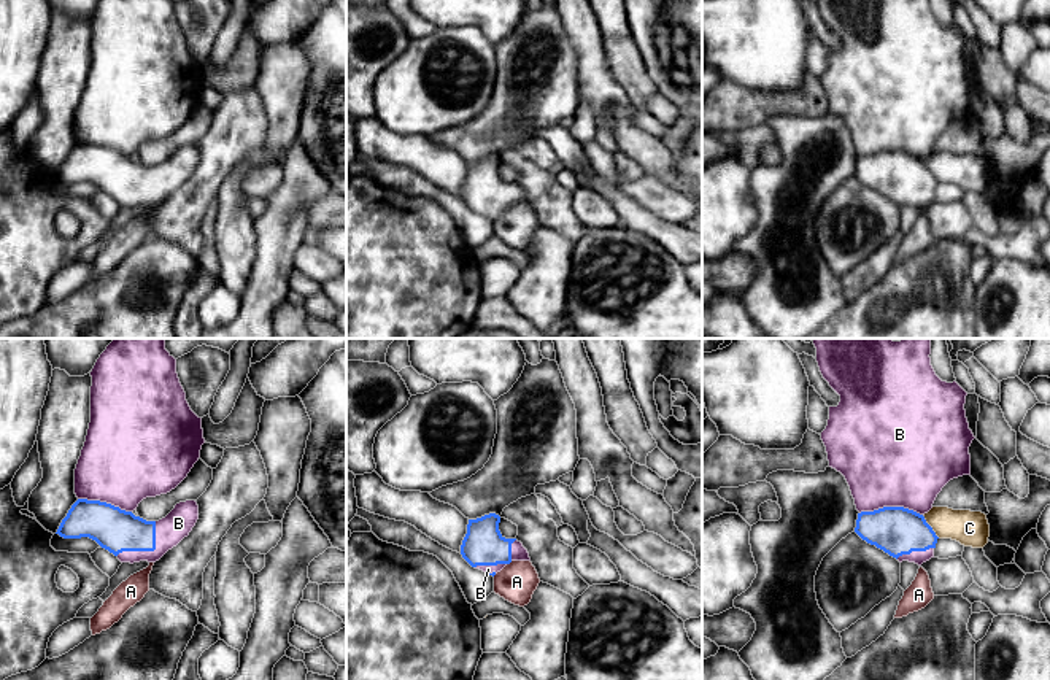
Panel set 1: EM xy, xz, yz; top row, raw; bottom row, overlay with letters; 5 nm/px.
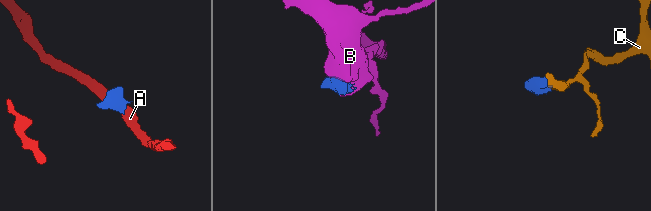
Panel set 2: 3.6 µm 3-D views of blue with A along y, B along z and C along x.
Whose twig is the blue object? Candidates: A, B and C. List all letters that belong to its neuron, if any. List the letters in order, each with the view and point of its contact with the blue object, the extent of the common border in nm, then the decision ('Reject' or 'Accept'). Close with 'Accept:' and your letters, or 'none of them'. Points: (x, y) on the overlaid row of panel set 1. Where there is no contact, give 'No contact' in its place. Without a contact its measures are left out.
A: Touches blue at xz (509, 563). Shared border 40 nm. Reject
B: Touches blue at xy (148, 550). Shared border 260 nm. Accept
C: Touches blue at yz (930, 526). Shared border 150 nm. Reject
Accept: B

